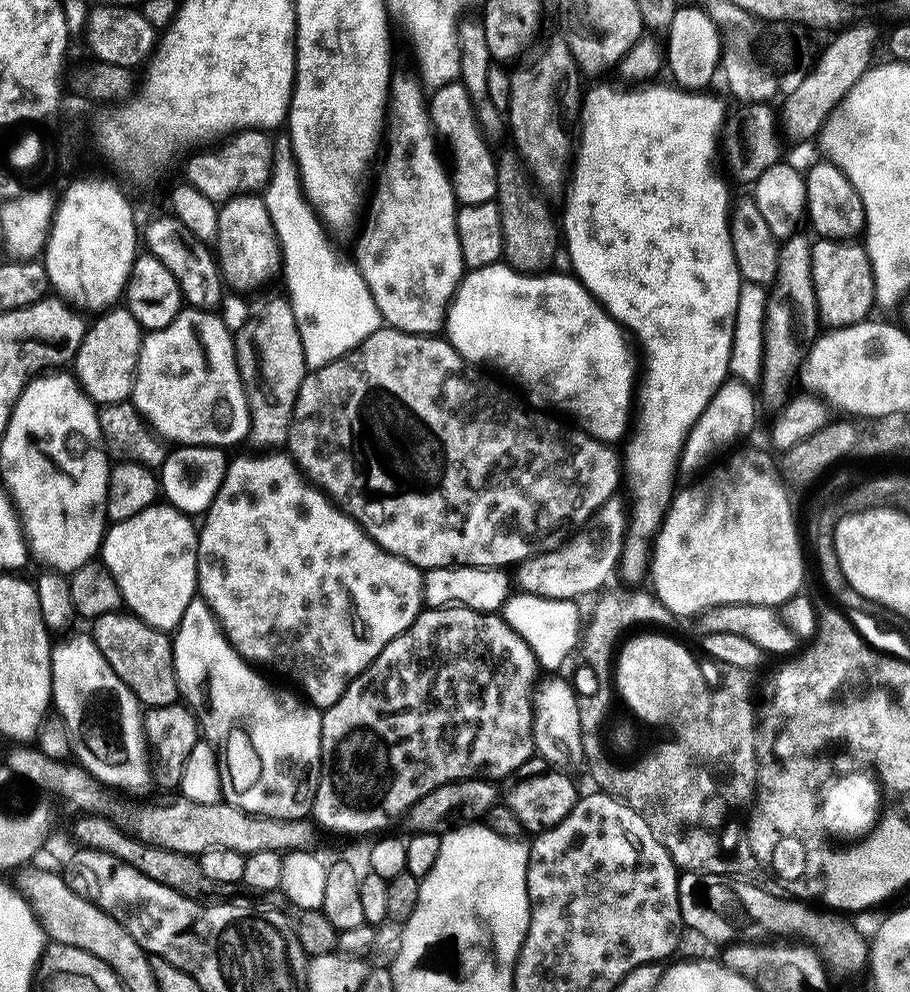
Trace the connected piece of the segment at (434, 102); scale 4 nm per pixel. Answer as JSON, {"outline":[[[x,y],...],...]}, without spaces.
{"outline":[[[461,82],[442,85],[430,96],[434,131],[452,151],[450,179],[452,192],[461,205],[493,202],[496,199],[496,156],[488,149],[485,133],[478,119],[478,108],[467,86]]]}

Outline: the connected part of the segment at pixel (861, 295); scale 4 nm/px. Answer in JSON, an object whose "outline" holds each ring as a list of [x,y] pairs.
{"outline":[[[820,238],[812,246],[812,290],[816,308],[829,329],[846,328],[869,319],[872,303],[878,300],[872,263],[863,243],[851,239]]]}

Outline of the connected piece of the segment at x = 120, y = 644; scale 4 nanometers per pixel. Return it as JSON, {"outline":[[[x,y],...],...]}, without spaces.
{"outline":[[[124,610],[102,614],[93,619],[90,626],[92,641],[98,646],[102,658],[110,662],[110,670],[114,670],[114,674],[118,674],[122,682],[126,682],[126,686],[141,705],[157,708],[177,703],[177,660],[172,657],[172,640],[165,633],[157,631]]]}

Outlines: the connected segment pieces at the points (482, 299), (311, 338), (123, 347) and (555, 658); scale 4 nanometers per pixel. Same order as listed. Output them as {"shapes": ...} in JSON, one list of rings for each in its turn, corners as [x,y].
{"shapes":[[[[504,262],[491,264],[489,268],[471,269],[461,279],[452,303],[448,305],[446,339],[465,360],[477,366],[493,364],[498,371],[505,372],[533,405],[557,413],[565,412],[560,414],[573,416],[568,418],[595,440],[615,445],[616,440],[623,441],[629,435],[632,412],[634,420],[632,360],[624,345],[625,333],[575,275],[548,275],[518,272]]],[[[286,136],[275,139],[271,171],[262,195],[280,242],[282,275],[288,287],[286,295],[292,303],[298,334],[302,338],[304,360],[309,369],[321,368],[360,345],[362,281],[351,263],[340,261],[335,246],[324,233],[321,217],[308,203],[300,186],[300,172],[296,169],[291,141]]],[[[112,306],[87,325],[84,340],[74,357],[74,375],[93,404],[117,404],[129,399],[136,381],[136,363],[140,357],[142,329],[127,307]]],[[[517,591],[509,595],[504,603],[502,615],[504,621],[513,628],[518,635],[530,646],[530,650],[536,655],[536,663],[541,669],[560,668],[568,660],[568,655],[578,648],[578,641],[582,636],[582,624],[580,628],[580,612],[576,609],[577,601],[555,600],[554,598],[535,596],[527,591]]]]}

